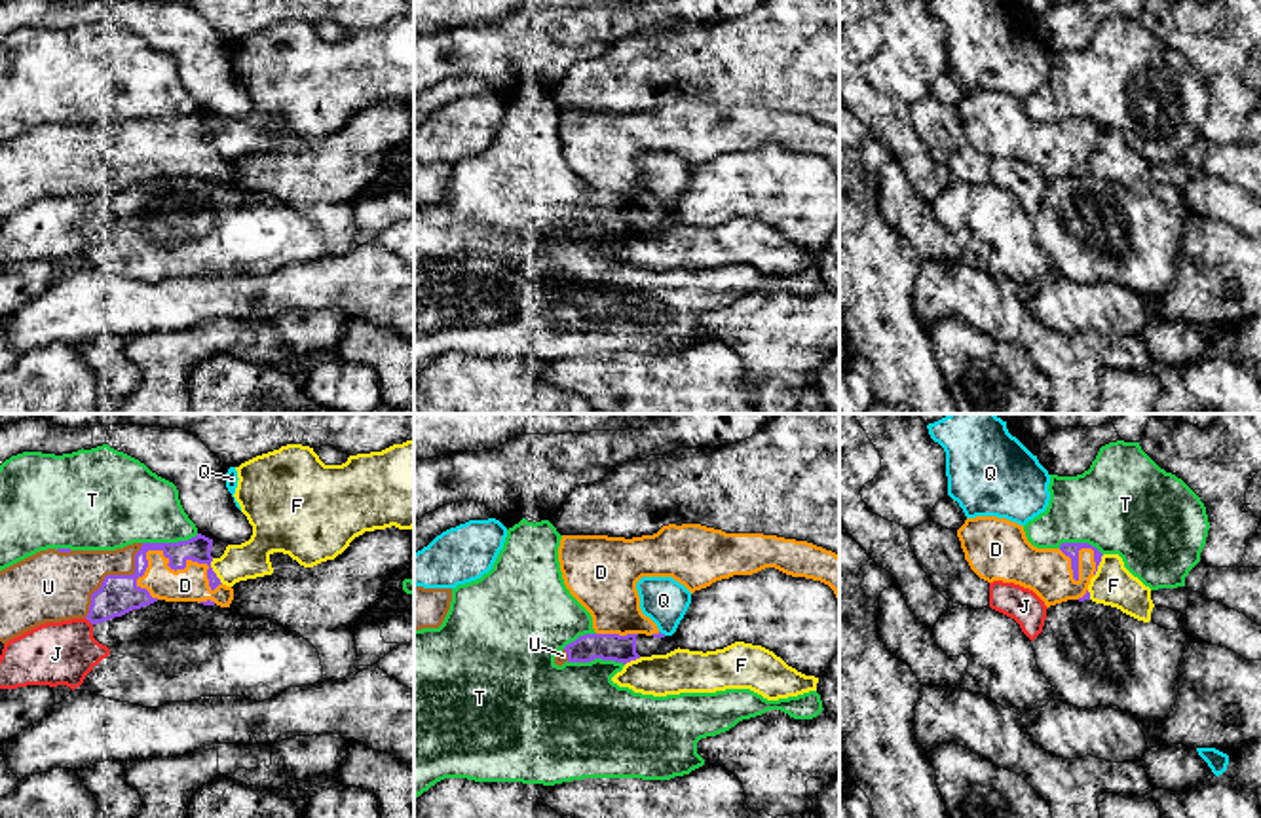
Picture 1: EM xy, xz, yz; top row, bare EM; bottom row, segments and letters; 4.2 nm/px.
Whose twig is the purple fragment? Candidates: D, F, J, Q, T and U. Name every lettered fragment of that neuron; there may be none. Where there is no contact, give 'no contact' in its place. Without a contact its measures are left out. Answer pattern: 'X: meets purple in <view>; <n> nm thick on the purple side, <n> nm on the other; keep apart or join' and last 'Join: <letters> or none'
D: meets purple in xy; 130 nm thick on the purple side, 140 nm on the other; join
F: meets purple in xy; 110 nm thick on the purple side, 160 nm on the other; keep apart
J: meets purple in xy; 170 nm thick on the purple side, 280 nm on the other; keep apart
Q: meets purple in xz; 20 nm thick on the purple side, 190 nm on the other; keep apart
T: meets purple in xz; 120 nm thick on the purple side, 420 nm on the other; keep apart
U: meets purple in xy; 170 nm thick on the purple side, 300 nm on the other; join
Join: D, U

